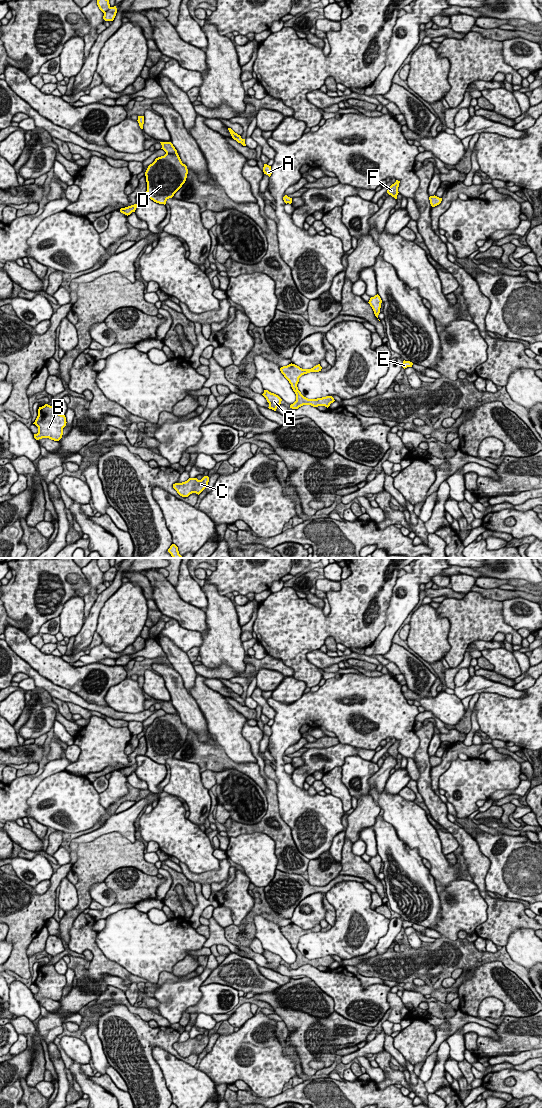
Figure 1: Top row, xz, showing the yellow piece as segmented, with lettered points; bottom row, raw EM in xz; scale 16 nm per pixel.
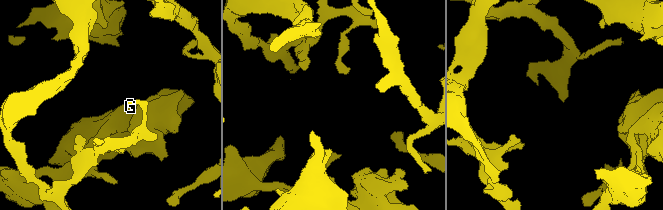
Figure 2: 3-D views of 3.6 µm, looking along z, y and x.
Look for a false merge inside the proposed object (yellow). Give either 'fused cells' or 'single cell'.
single cell

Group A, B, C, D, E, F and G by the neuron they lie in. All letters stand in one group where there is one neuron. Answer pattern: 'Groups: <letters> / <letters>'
Groups: A B C D E F G

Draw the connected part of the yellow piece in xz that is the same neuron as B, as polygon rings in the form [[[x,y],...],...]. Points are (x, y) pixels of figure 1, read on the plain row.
[[[45,964],[38,969],[38,976],[33,984],[38,987],[38,993],[34,994],[36,1000],[49,998],[59,1001],[63,995],[63,988],[66,986],[65,975],[59,974],[54,966]]]

